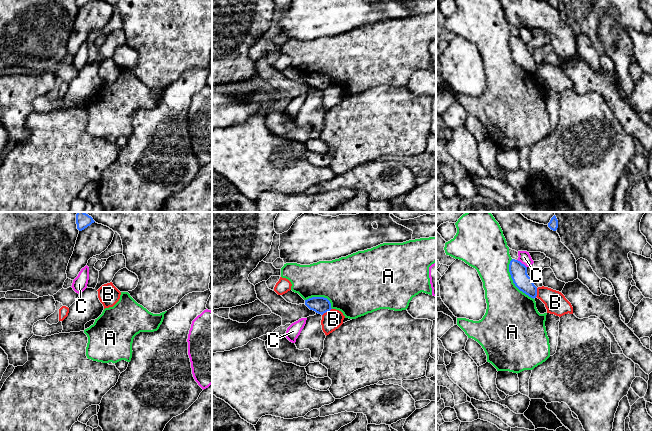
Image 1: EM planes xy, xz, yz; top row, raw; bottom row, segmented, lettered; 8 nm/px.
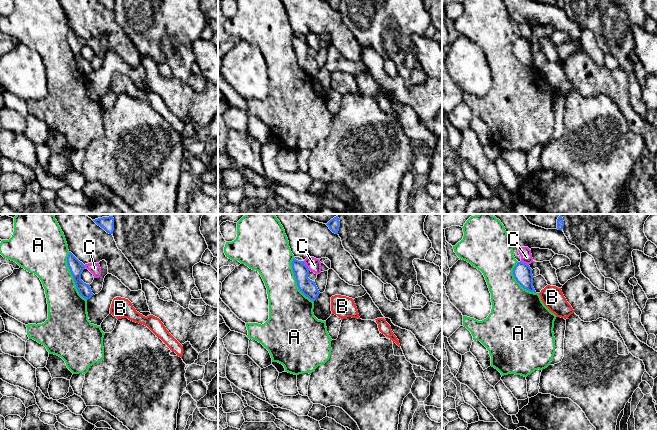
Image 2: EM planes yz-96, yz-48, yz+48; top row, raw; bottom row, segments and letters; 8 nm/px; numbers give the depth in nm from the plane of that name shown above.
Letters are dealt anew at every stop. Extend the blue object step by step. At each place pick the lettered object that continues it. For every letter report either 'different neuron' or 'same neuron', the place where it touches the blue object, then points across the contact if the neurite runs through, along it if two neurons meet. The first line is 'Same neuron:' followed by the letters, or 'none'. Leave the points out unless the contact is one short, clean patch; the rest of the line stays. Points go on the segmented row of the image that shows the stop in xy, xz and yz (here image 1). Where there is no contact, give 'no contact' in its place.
Same neuron: none
A: different neuron; contact yz (513, 281)
B: different neuron; contact xz (326, 311); border xz (331, 308), (322, 315)
C: different neuron; contact yz (521, 263)

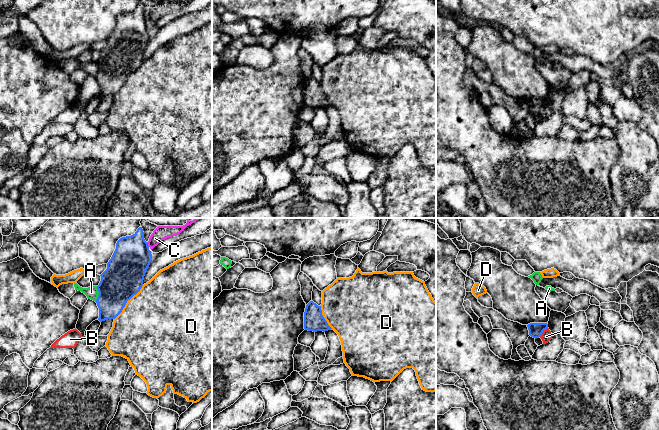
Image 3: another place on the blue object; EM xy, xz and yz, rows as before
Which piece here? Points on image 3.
Same neuron: none
A: different neuron; contact xy (99, 294); border xy (97, 286), (98, 297), (95, 301)
B: different neuron; contact yz (542, 332); border yz (547, 327), (539, 336)
C: different neuron; contact xy (147, 244); border xy (146, 242), (149, 246)
D: different neuron; contact xy (126, 302)

